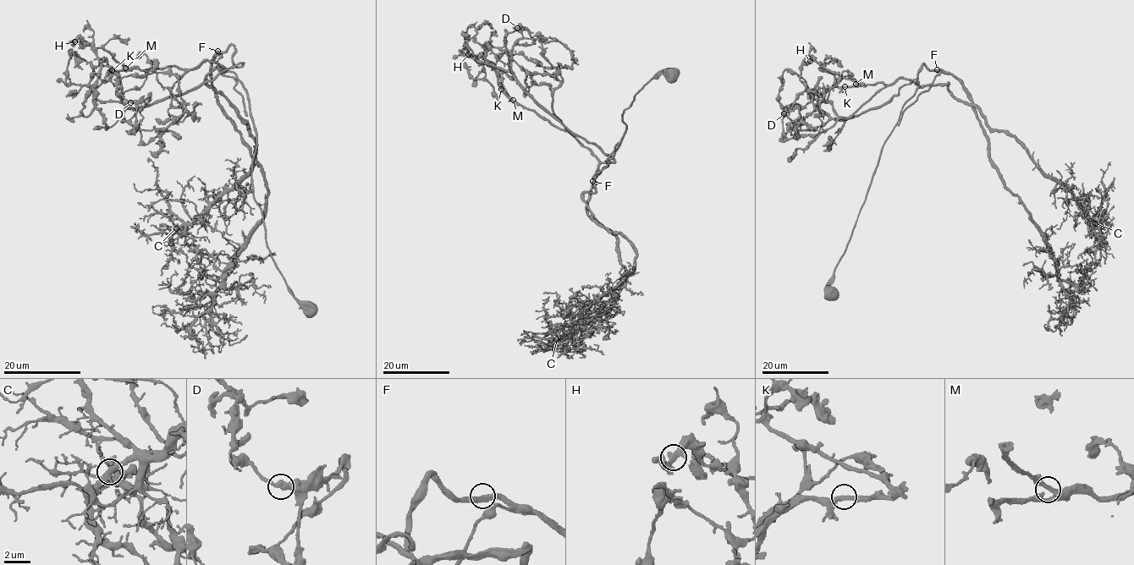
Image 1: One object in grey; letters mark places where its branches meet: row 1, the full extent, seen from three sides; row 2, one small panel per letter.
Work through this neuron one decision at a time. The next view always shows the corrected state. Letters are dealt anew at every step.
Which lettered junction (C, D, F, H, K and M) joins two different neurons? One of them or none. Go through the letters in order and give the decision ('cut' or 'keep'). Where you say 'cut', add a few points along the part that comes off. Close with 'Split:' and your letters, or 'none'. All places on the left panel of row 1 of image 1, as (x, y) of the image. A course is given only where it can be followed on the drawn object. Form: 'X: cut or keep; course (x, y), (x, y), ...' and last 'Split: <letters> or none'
C: keep
D: cut; course (130, 102), (136, 131), (128, 108), (242, 63), (217, 52), (211, 85), (260, 166), (266, 213), (190, 344)
F: keep
H: keep
K: keep
M: keep
Split: D

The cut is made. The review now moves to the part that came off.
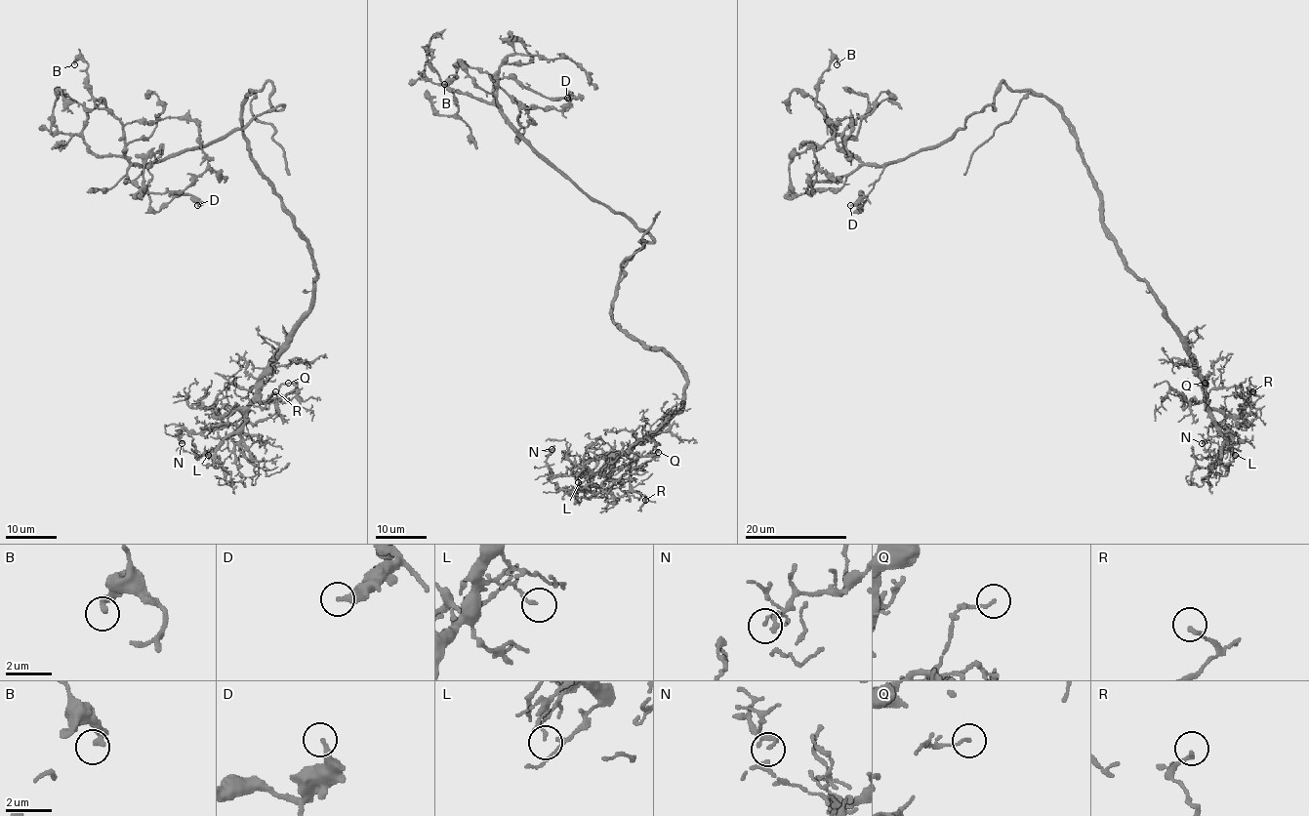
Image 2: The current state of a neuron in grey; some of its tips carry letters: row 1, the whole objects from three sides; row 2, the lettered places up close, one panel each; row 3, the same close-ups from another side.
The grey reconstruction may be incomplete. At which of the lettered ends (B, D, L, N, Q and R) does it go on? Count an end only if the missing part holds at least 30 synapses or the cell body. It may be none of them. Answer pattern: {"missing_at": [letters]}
{"missing_at": []}

